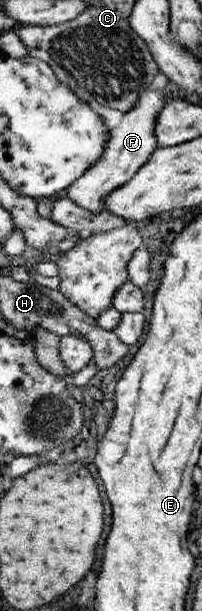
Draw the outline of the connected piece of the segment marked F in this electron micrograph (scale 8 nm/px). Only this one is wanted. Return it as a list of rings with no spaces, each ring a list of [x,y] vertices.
[[[150,88],[143,93],[137,105],[128,110],[120,124],[111,130],[110,140],[106,144],[106,150],[102,154],[101,160],[86,170],[86,173],[82,174],[80,178],[77,178],[77,181],[73,182],[63,195],[94,216],[105,213],[104,200],[108,198],[108,194],[112,194],[116,188],[121,188],[128,183],[130,178],[138,173],[138,170],[145,166],[146,162],[149,162],[153,152],[160,146],[156,135],[157,120],[166,99],[164,90]]]

